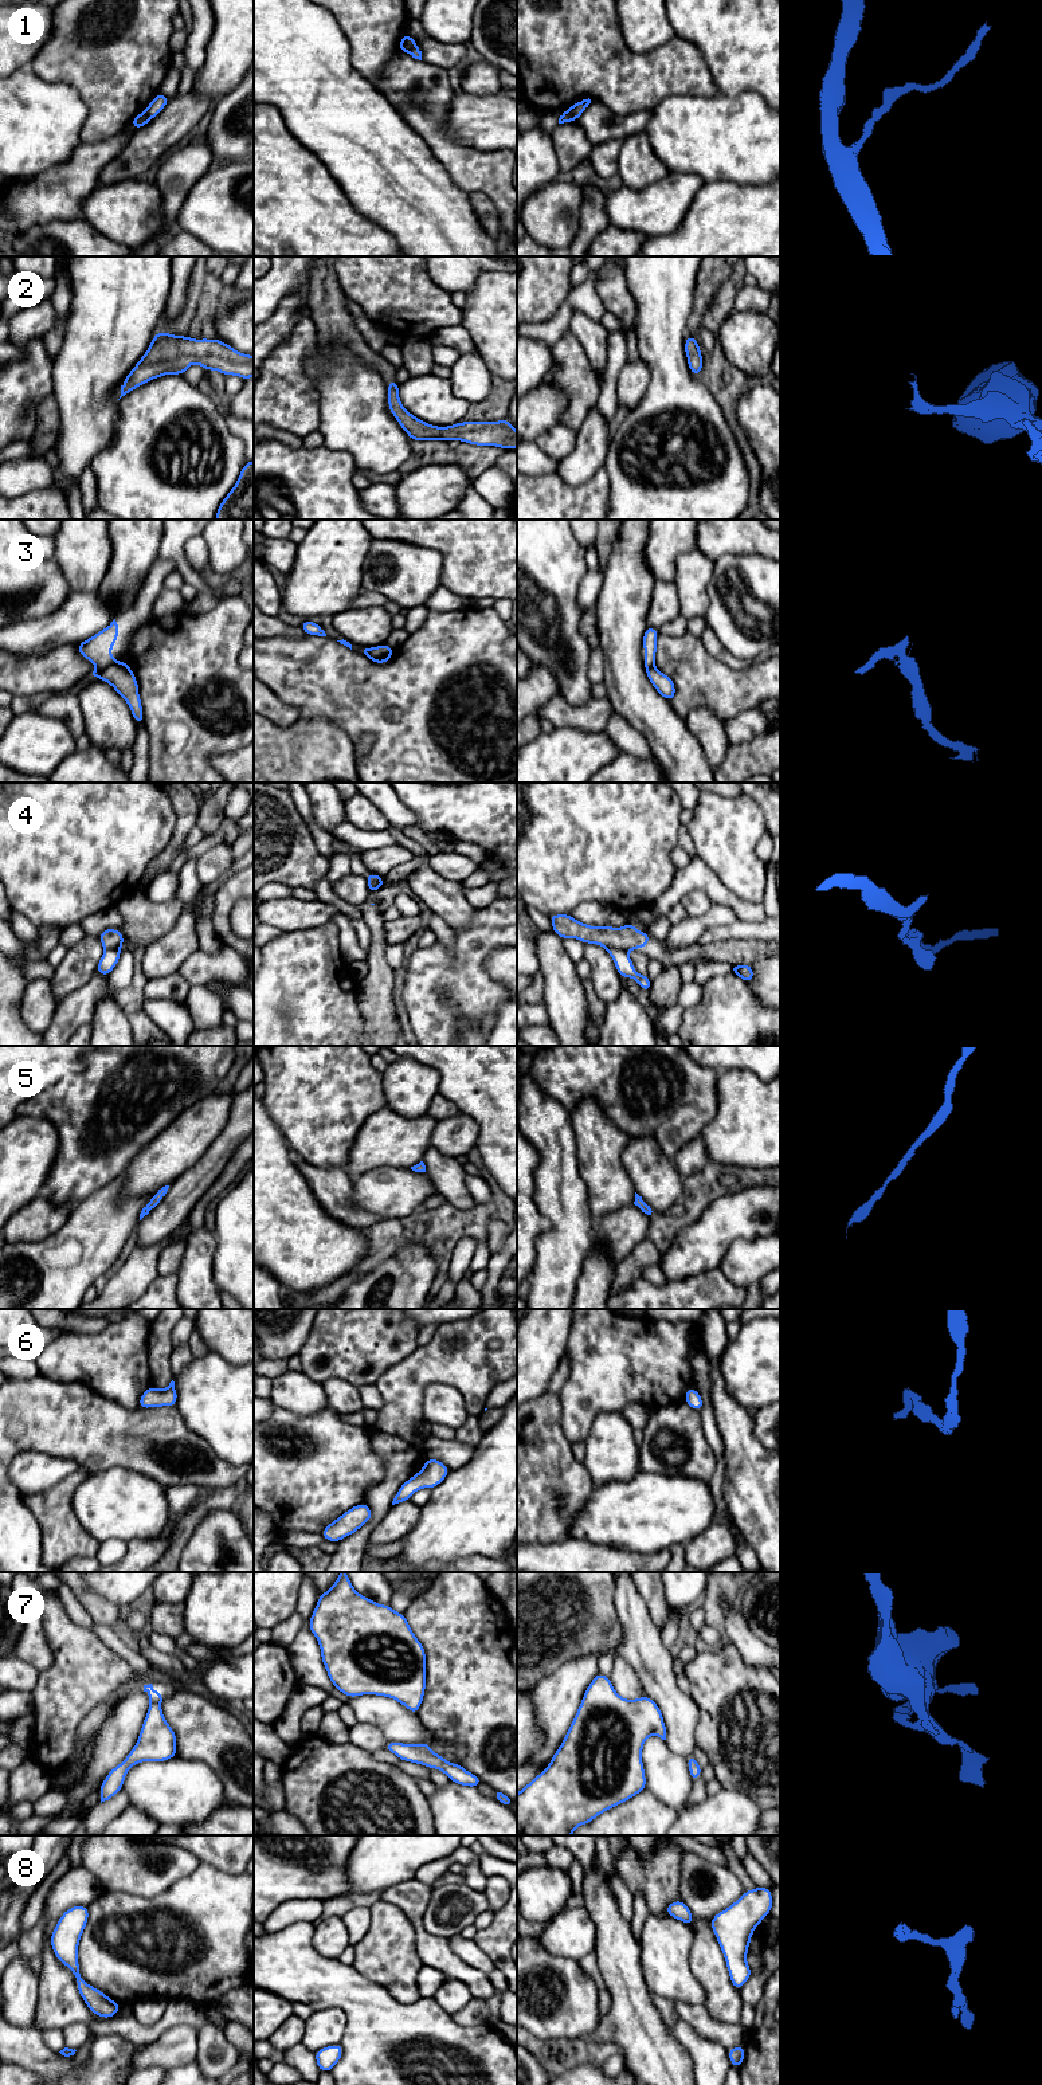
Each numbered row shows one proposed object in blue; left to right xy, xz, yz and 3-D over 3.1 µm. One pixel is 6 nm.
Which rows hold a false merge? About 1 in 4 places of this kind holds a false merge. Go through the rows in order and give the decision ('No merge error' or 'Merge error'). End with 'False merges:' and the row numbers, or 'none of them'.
1: Merge error
2: No merge error
3: Merge error
4: Merge error
5: No merge error
6: No merge error
7: No merge error
8: No merge error
False merges: 1, 3, 4

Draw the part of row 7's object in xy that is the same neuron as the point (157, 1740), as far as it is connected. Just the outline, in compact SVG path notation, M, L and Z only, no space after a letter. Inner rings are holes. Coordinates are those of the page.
M152 1684L144 1685L144 1692L149 1694L150 1704L138 1740L125 1760L114 1767L101 1784L101 1803L122 1790L128 1769L134 1764L148 1760L167 1761L177 1755L176 1733L161 1710L161 1701L165 1697L156 1692Z

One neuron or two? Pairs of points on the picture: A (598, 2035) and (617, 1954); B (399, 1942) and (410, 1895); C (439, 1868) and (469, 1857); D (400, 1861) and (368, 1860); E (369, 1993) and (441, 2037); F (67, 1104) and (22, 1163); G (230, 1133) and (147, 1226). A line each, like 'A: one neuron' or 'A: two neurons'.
A: one neuron
B: two neurons
C: one neuron
D: one neuron
E: one neuron
F: two neurons
G: one neuron

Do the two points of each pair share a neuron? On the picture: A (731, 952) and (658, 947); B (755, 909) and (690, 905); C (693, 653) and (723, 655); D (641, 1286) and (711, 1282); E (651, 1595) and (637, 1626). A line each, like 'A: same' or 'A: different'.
A: same
B: different
C: different
D: same
E: different

